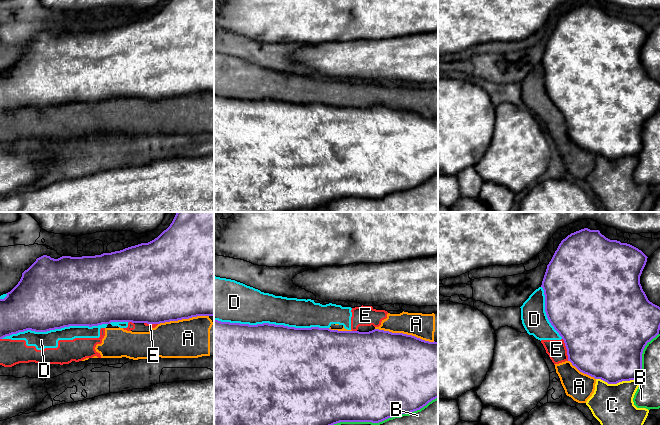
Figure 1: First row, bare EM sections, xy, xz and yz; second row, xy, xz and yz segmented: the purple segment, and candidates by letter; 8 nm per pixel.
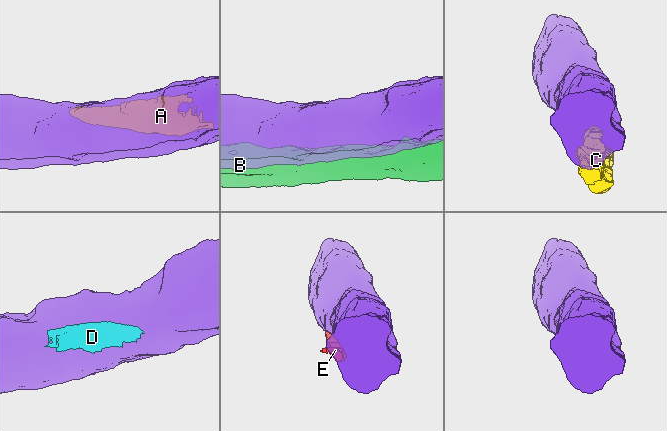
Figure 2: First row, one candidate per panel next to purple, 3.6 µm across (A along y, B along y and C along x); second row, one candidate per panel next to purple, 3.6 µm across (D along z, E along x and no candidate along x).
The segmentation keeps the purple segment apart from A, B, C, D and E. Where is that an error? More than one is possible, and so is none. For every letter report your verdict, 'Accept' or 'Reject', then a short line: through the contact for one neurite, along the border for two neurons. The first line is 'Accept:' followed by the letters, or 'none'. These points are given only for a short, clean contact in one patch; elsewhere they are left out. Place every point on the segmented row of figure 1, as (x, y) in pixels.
Accept: none
A: Reject
B: Reject
C: Reject
D: Reject
E: Reject

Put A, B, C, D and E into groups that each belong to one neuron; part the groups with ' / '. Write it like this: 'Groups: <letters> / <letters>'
Groups: A D E / B / C

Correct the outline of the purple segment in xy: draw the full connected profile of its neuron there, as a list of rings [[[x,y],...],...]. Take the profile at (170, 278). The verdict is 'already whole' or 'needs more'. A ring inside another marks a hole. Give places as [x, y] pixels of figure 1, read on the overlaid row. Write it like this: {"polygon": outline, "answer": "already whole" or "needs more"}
{"polygon": [[[177,212],[170,226],[157,238],[120,251],[95,256],[62,256],[58,259],[43,255],[22,273],[18,284],[6,294],[4,299],[0,299],[0,339],[27,330],[47,332],[69,326],[92,327],[111,322],[160,324],[197,316],[214,316],[214,212]]], "answer": "already whole"}

